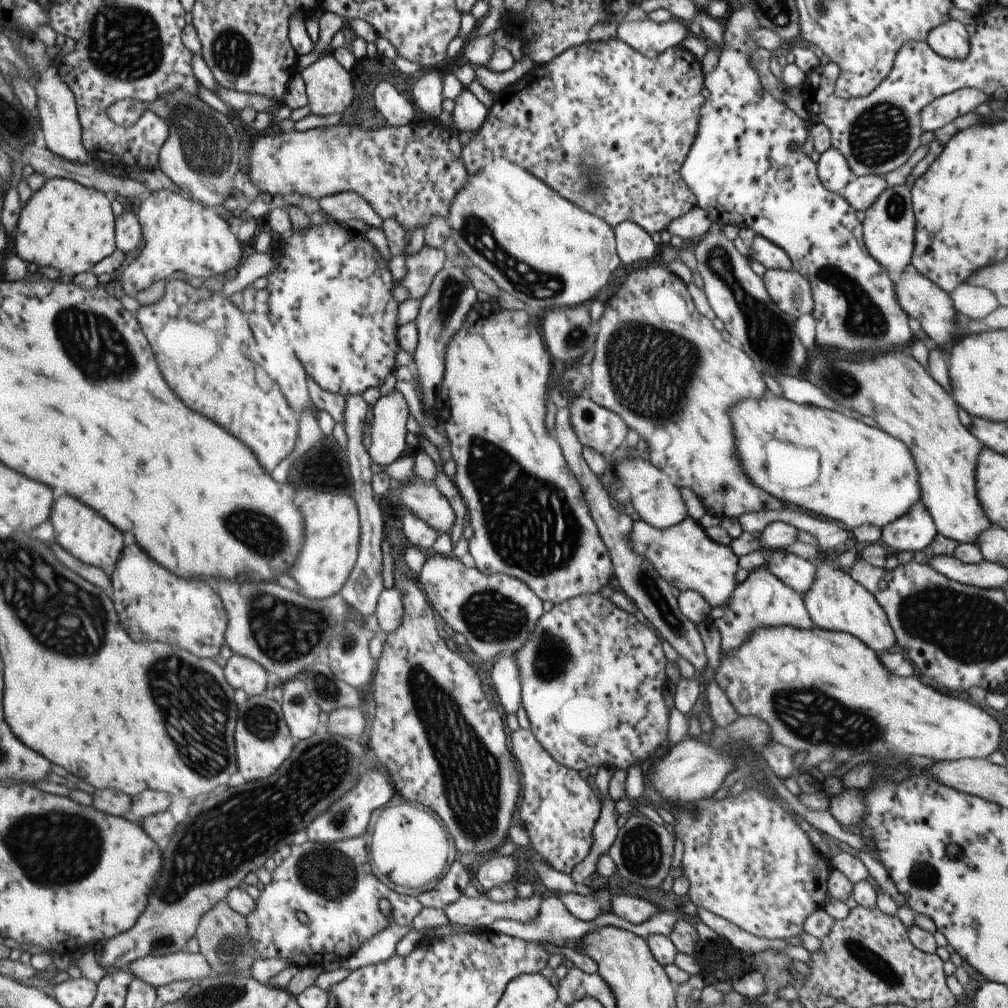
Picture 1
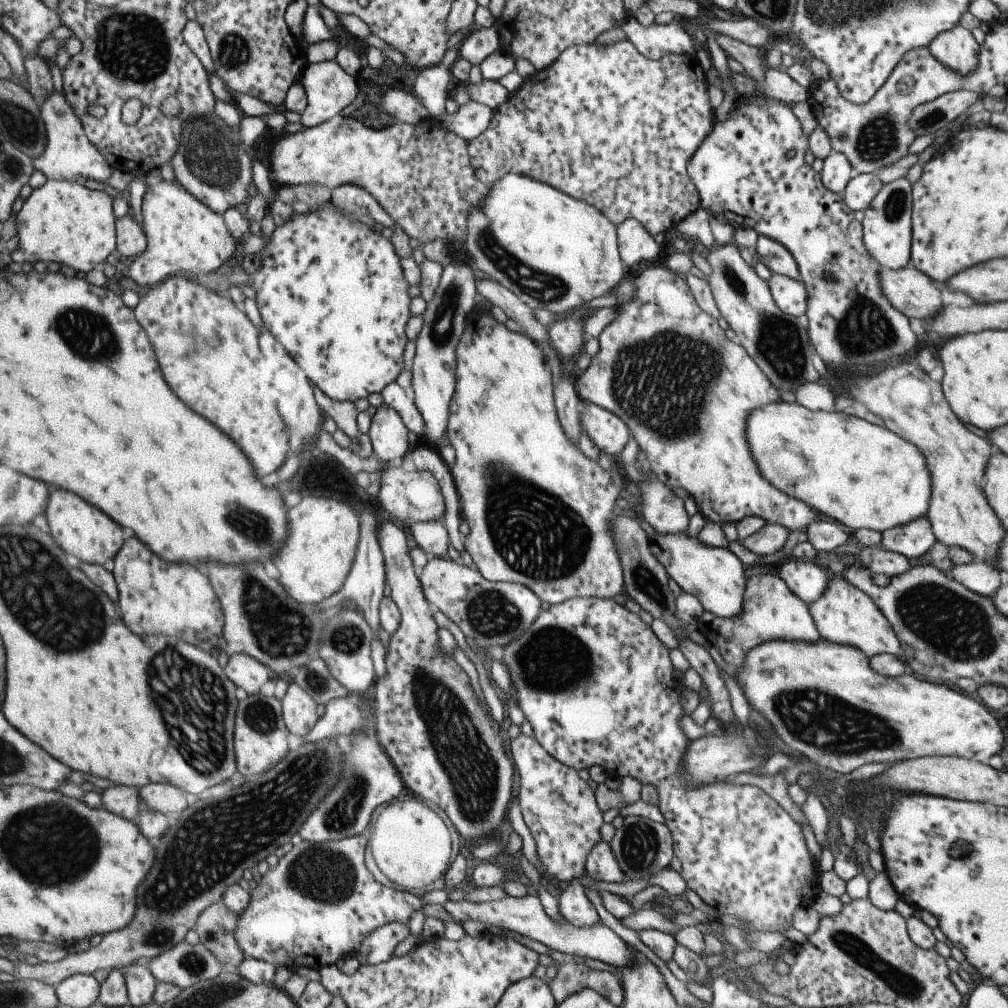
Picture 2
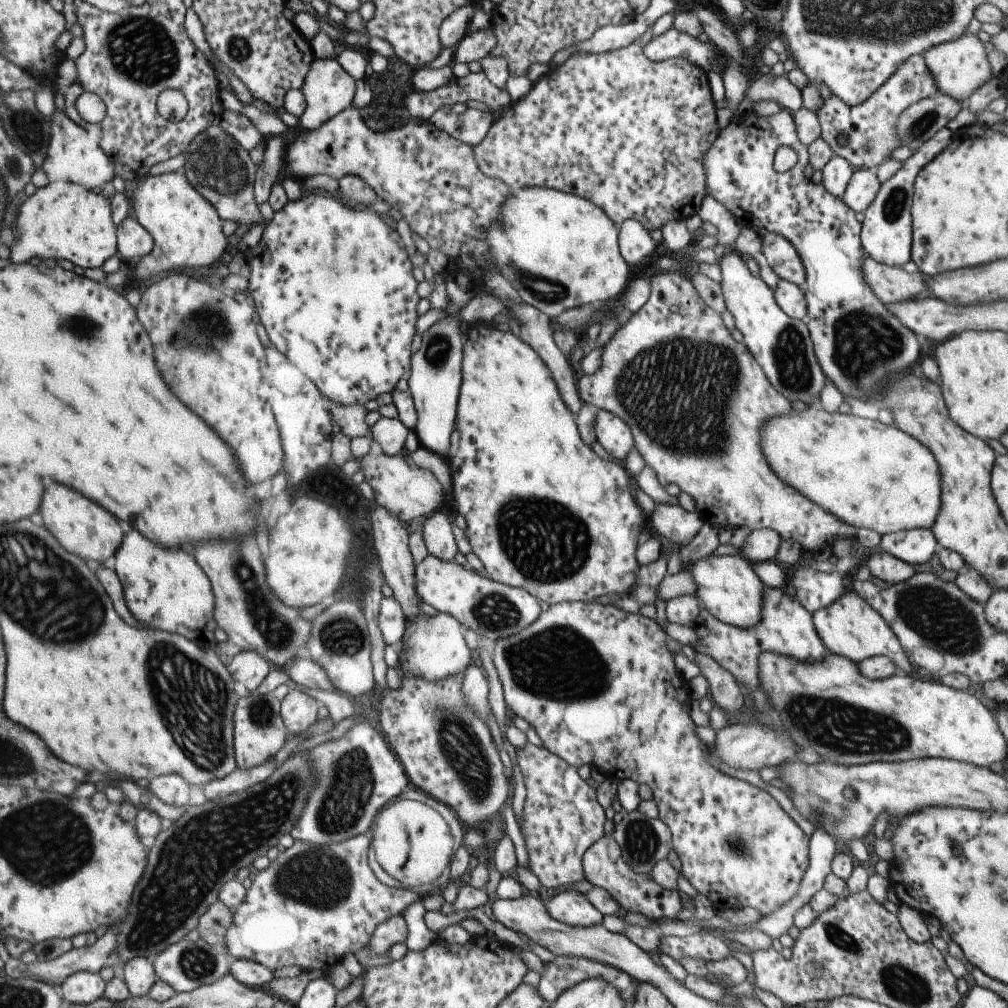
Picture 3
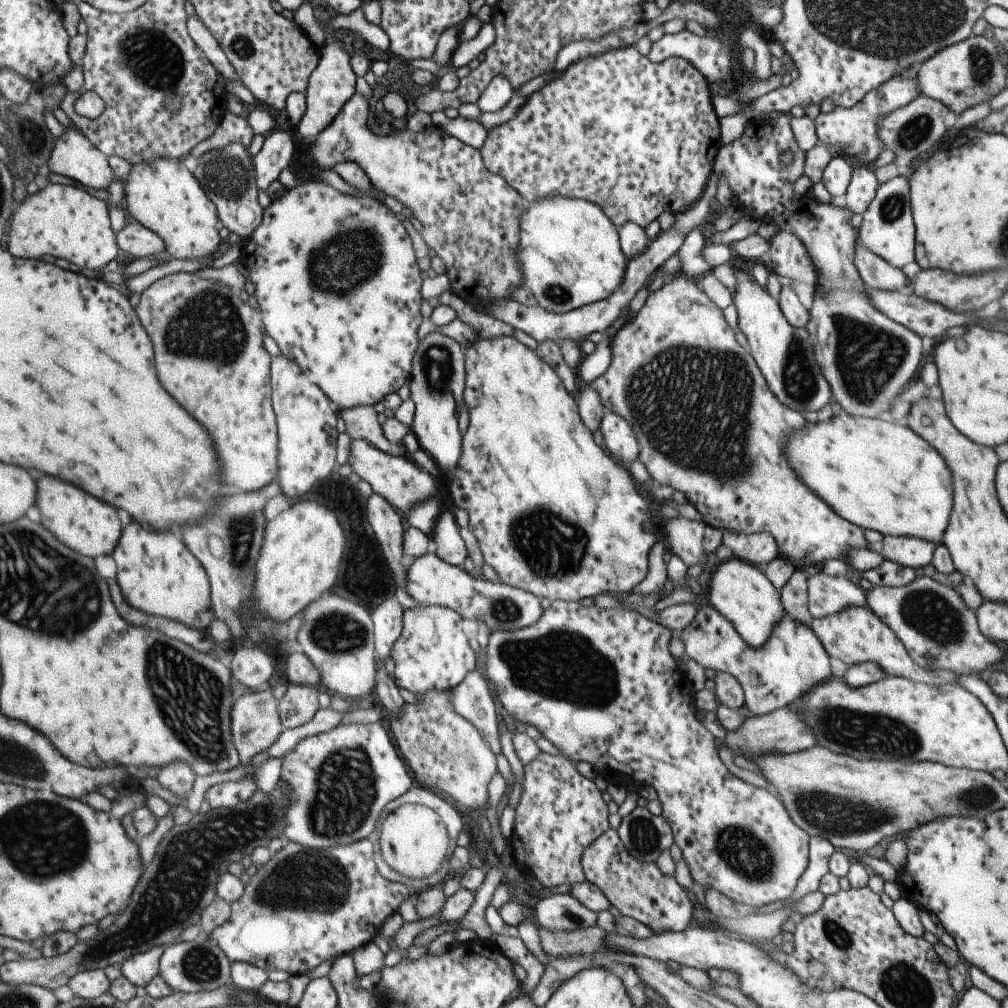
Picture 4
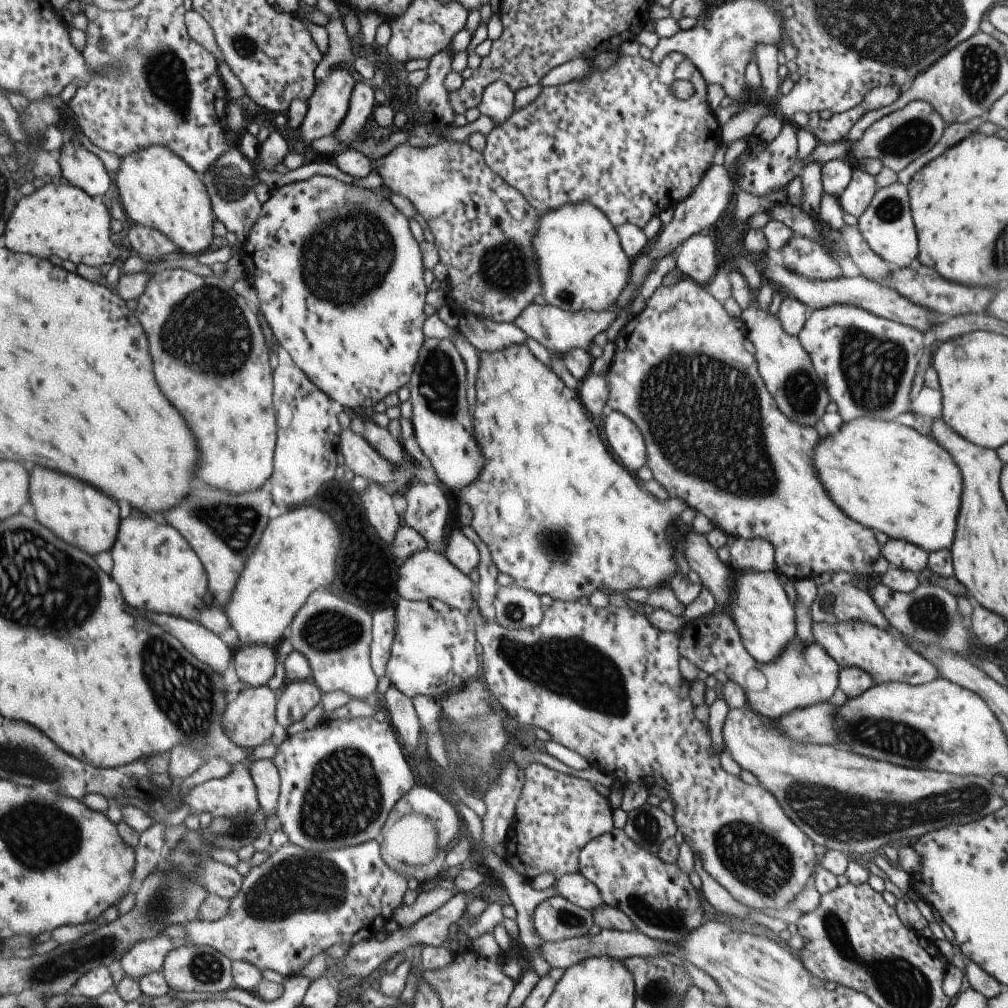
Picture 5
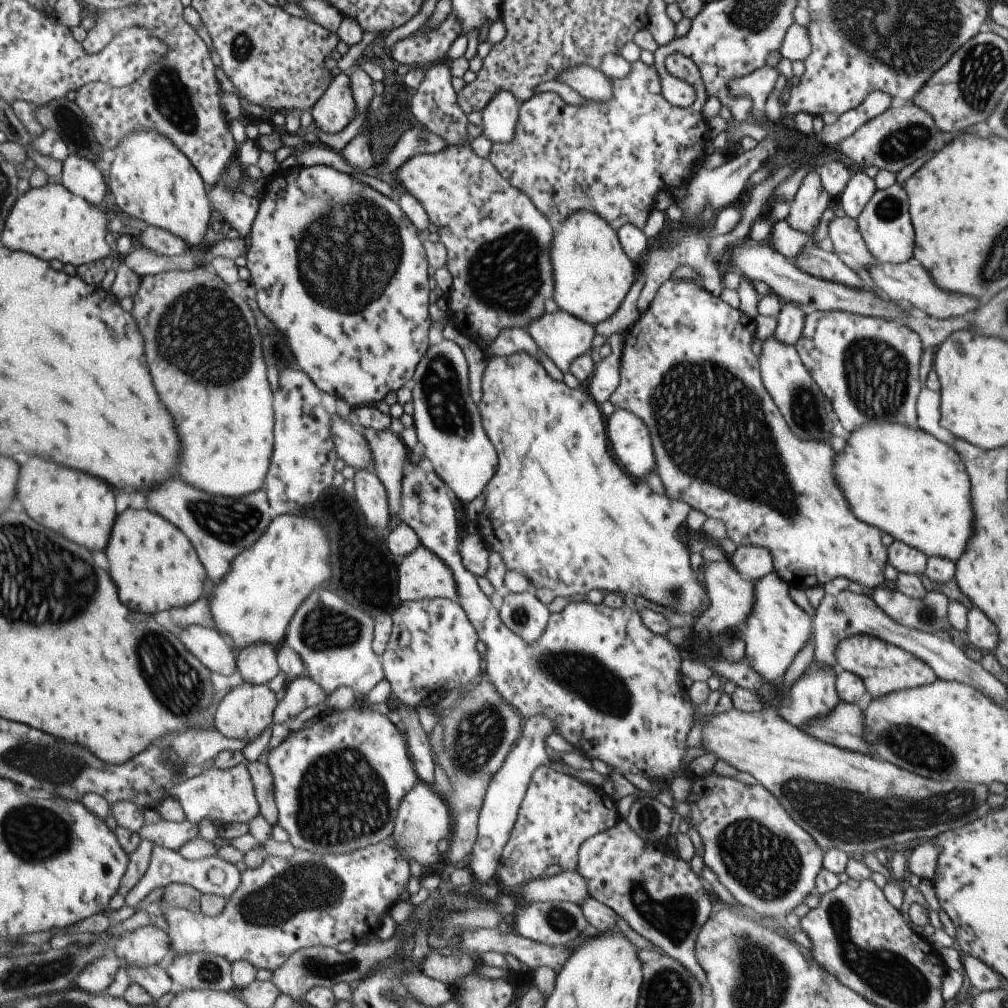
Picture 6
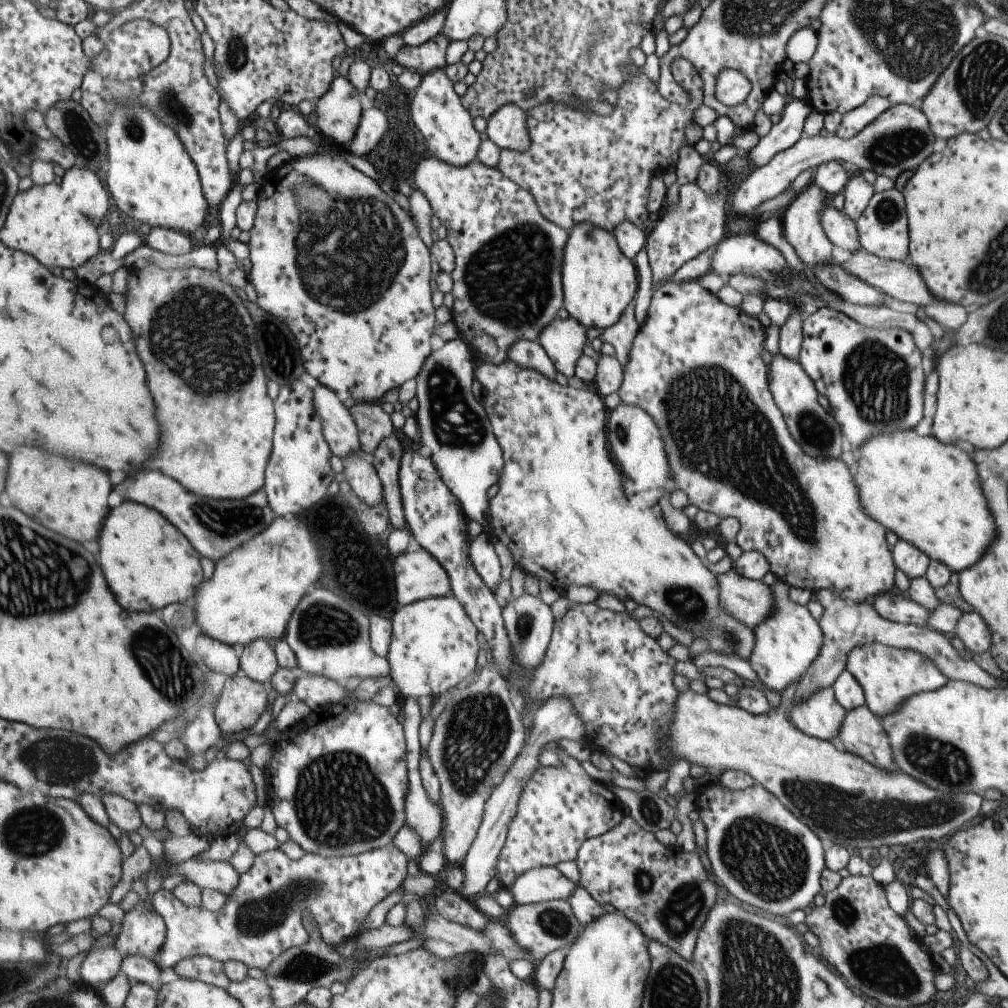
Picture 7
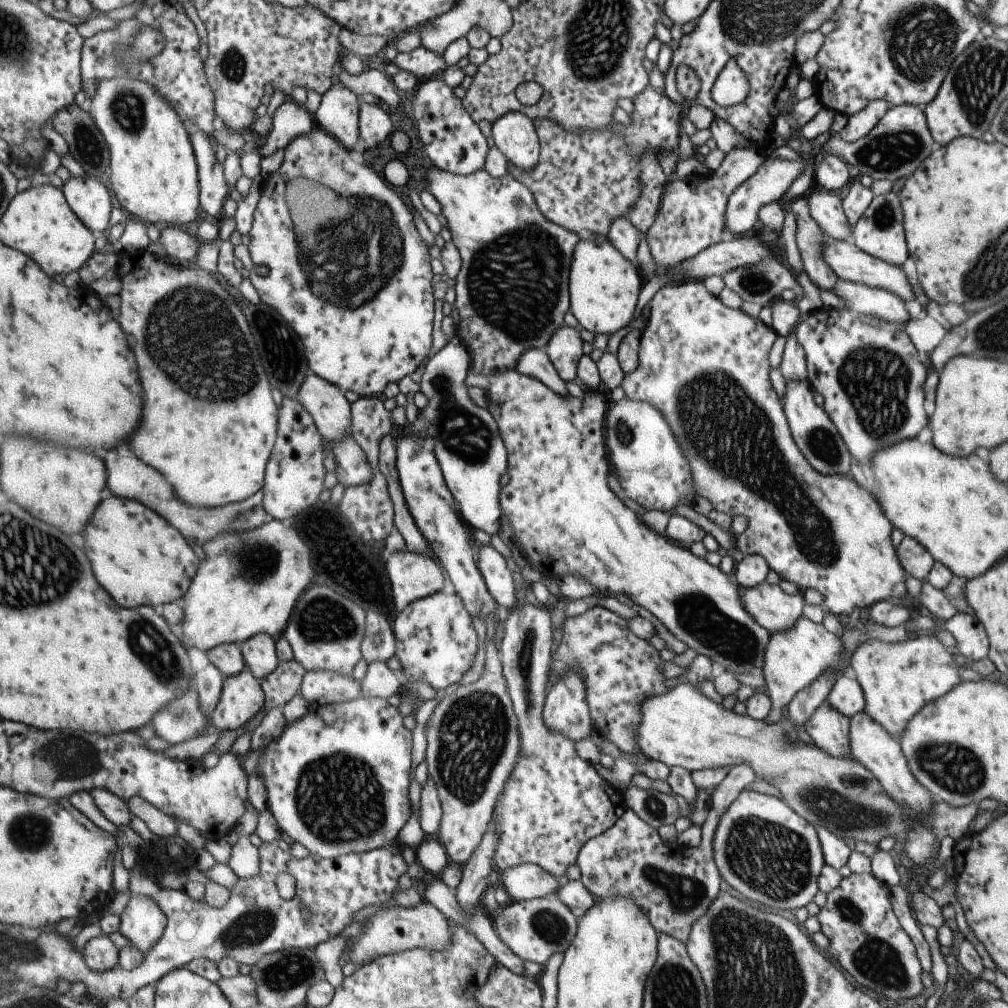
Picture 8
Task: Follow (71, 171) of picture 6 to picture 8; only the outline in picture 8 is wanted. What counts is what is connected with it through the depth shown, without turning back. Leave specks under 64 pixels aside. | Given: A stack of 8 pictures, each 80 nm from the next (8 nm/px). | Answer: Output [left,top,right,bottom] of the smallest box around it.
[62,176,111,235]

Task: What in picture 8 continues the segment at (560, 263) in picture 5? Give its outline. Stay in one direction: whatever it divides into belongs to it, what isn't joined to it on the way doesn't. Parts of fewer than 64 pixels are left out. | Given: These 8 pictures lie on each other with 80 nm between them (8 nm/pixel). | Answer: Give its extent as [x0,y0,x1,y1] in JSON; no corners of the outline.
[569,234,643,337]

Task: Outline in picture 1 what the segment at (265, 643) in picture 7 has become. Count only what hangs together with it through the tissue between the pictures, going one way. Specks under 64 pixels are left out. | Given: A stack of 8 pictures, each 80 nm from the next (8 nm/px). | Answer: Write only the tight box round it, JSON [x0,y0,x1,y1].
[227,654,267,697]

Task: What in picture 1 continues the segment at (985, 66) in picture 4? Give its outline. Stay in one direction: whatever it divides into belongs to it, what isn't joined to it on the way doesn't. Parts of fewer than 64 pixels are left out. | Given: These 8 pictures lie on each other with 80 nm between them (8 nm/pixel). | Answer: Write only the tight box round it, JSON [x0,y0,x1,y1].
[924,19,968,59]

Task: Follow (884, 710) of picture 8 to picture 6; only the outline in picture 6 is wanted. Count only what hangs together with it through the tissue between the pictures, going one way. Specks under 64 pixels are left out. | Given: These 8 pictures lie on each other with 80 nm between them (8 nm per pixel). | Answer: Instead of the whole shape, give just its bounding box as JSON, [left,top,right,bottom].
[833,634,937,699]

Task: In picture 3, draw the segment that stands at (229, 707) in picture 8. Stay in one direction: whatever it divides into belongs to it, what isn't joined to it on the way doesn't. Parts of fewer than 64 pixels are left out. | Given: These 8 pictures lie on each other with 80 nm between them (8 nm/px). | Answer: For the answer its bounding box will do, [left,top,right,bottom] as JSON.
[234,697,288,770]

